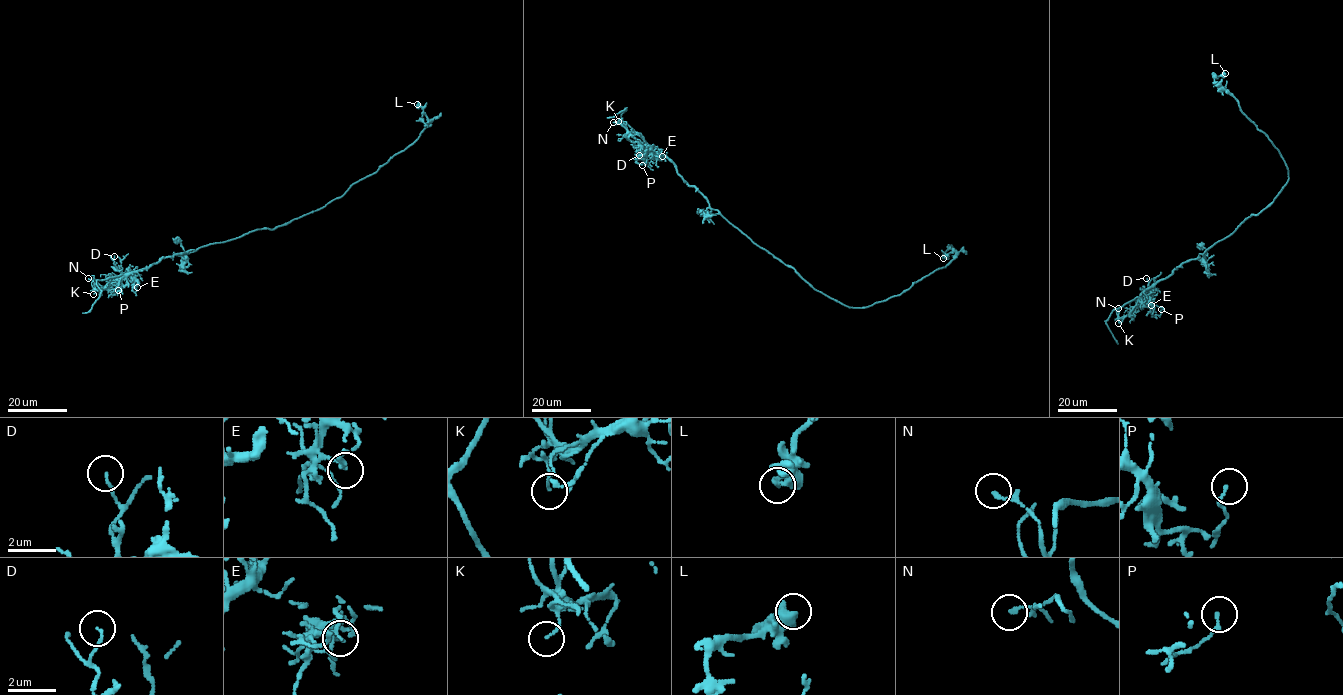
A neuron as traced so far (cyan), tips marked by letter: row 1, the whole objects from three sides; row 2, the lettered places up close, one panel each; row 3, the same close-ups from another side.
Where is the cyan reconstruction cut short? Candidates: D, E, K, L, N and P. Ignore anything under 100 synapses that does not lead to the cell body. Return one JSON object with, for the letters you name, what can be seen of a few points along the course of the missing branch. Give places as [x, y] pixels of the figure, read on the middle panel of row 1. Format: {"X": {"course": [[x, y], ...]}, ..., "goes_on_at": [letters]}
{"goes_on_at": []}

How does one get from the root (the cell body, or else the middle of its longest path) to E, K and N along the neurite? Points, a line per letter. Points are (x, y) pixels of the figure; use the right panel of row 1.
E: (1247, 218), (1231, 235), (1196, 259), (1183, 262), (1143, 292), (1142, 296), (1149, 294), (1151, 305)
K: (1247, 218), (1231, 235), (1196, 259), (1183, 262), (1145, 290), (1140, 303), (1120, 318), (1118, 323)
N: (1247, 218), (1231, 235), (1145, 290), (1127, 314), (1120, 318), (1118, 308)

